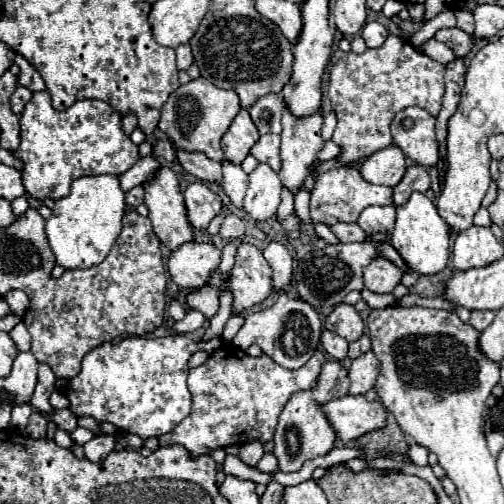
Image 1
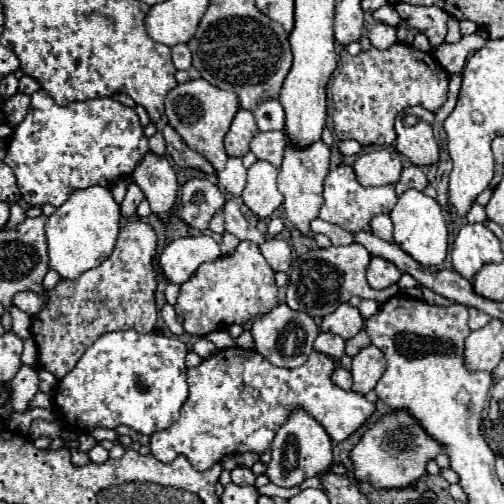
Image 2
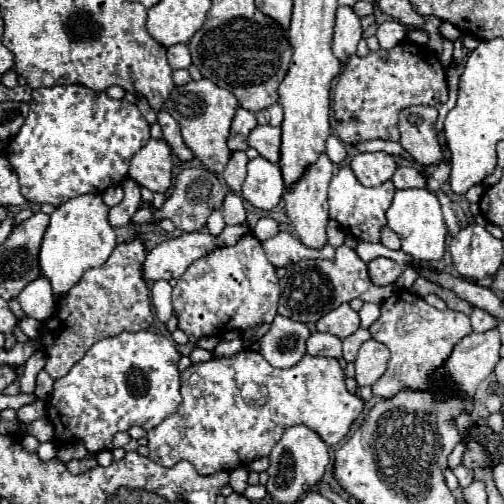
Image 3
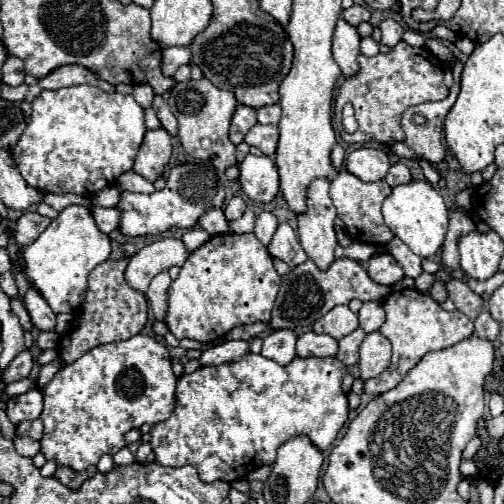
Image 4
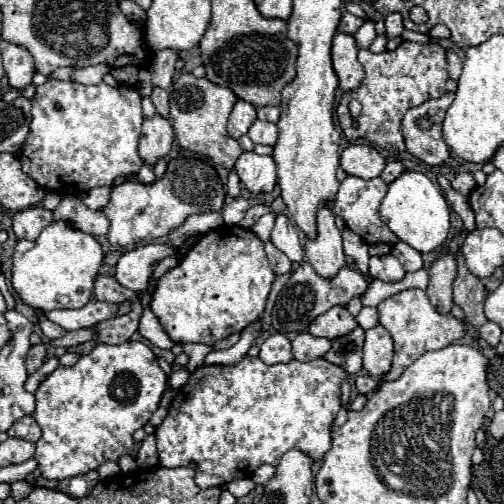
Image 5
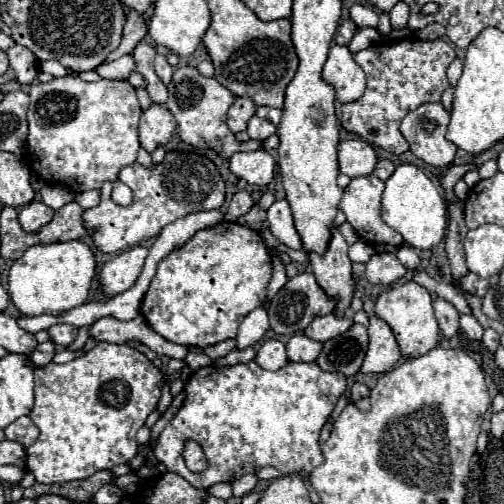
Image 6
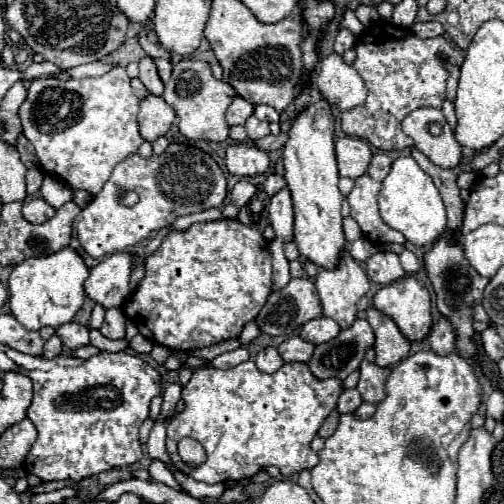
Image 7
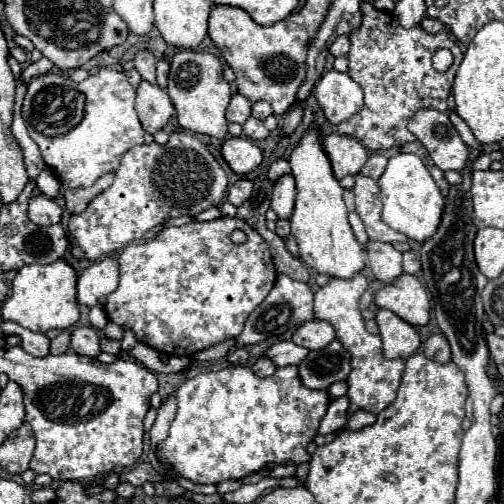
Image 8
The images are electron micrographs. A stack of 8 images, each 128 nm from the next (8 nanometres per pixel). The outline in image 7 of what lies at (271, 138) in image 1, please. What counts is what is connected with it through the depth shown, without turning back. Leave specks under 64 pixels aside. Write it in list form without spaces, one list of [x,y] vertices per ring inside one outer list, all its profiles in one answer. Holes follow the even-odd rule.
[[[250,116],[250,118],[246,120],[246,126],[244,126],[244,128],[246,128],[246,134],[248,134],[250,140],[258,140],[258,138],[264,138],[264,136],[270,134],[268,122],[258,120],[256,116]]]

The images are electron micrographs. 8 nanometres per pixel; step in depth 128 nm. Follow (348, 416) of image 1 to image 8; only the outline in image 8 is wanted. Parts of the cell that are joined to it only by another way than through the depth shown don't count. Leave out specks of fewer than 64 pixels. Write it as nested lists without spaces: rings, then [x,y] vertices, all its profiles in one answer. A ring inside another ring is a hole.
[[[240,366],[200,372],[180,384],[176,400],[178,412],[170,436],[156,446],[156,458],[194,484],[244,478],[270,462],[308,462],[306,446],[330,404],[326,392],[312,392],[300,384],[296,366],[278,368],[270,378],[258,378],[250,368]]]

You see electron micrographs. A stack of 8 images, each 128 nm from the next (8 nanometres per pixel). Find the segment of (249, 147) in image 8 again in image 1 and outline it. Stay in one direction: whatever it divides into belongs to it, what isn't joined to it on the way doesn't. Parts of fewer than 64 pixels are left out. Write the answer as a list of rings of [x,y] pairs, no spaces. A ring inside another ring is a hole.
[[[258,164],[250,174],[250,186],[244,198],[244,210],[252,220],[268,220],[276,214],[280,204],[282,184],[278,174],[268,164]]]

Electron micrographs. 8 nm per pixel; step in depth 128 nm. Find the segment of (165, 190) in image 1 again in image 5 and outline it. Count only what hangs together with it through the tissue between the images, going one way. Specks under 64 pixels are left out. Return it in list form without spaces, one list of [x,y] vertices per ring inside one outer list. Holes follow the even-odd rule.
[[[154,114],[152,118],[144,118],[142,136],[140,136],[140,156],[148,164],[156,164],[160,156],[166,156],[174,142],[174,128],[168,118]]]

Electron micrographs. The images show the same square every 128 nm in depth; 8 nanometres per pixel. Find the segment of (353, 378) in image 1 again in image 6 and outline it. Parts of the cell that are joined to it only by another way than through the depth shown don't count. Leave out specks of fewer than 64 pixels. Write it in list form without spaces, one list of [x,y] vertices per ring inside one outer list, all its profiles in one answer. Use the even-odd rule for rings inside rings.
[[[372,300],[364,302],[364,312],[368,314],[368,320],[370,320],[370,324],[368,324],[370,344],[368,344],[368,352],[366,352],[360,372],[362,374],[384,374],[400,362],[402,354],[400,354],[398,342],[392,334],[392,328],[374,314]]]

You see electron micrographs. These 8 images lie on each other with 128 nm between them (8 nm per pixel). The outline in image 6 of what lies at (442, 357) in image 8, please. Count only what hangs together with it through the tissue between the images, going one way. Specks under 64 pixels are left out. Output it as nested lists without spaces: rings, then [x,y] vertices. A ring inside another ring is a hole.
[[[442,298],[434,300],[434,310],[436,310],[436,320],[440,326],[442,340],[450,340],[458,332],[458,318],[460,318],[458,310]]]

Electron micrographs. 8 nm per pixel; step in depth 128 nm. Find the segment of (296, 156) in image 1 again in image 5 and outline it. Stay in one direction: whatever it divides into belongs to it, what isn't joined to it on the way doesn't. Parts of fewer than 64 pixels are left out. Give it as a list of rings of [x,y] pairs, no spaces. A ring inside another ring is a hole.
[[[324,206],[318,210],[318,238],[306,242],[306,260],[318,276],[328,280],[346,266],[340,230],[334,224],[332,210]]]

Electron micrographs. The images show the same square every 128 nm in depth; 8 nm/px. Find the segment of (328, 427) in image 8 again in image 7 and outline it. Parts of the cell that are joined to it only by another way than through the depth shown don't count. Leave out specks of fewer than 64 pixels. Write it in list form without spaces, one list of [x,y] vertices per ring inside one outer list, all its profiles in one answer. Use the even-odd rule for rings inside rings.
[[[352,388],[352,390],[344,390],[344,392],[340,394],[338,404],[336,404],[336,410],[338,410],[340,414],[350,414],[350,412],[354,412],[360,404],[362,404],[362,398],[360,398],[360,394],[356,392],[356,388]]]

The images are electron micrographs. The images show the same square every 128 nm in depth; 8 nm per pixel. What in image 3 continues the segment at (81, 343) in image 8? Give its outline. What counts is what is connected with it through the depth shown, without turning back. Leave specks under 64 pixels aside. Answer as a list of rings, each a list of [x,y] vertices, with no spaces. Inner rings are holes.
[[[42,276],[36,278],[36,280],[32,280],[32,282],[18,294],[18,302],[20,302],[24,314],[30,316],[30,318],[36,318],[38,322],[46,322],[46,320],[52,318],[54,312],[56,312],[52,288],[50,288],[48,280],[44,280]]]

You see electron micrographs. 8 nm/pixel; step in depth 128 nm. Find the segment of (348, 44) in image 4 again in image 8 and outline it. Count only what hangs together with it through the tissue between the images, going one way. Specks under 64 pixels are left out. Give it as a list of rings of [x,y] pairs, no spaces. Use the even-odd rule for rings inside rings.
[[[336,70],[326,72],[316,84],[316,100],[328,122],[340,124],[354,116],[364,100],[362,88],[348,76]]]

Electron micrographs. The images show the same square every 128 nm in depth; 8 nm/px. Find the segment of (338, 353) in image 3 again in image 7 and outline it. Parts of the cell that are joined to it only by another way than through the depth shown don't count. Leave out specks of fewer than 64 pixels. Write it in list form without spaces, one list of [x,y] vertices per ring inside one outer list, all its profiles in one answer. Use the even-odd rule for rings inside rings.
[[[300,336],[286,338],[278,346],[278,354],[282,356],[284,362],[308,362],[312,358],[312,352],[314,352],[314,346],[308,344],[306,340],[300,340]]]

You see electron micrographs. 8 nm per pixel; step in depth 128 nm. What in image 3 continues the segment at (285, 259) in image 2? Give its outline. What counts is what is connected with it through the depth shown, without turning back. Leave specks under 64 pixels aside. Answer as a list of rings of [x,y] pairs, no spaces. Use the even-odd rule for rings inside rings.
[[[278,232],[274,238],[266,240],[264,244],[264,252],[268,256],[268,260],[280,268],[280,266],[288,266],[288,264],[296,264],[302,258],[334,258],[334,248],[328,244],[324,246],[320,252],[318,250],[310,250],[306,248],[298,238],[294,238],[288,232]]]

